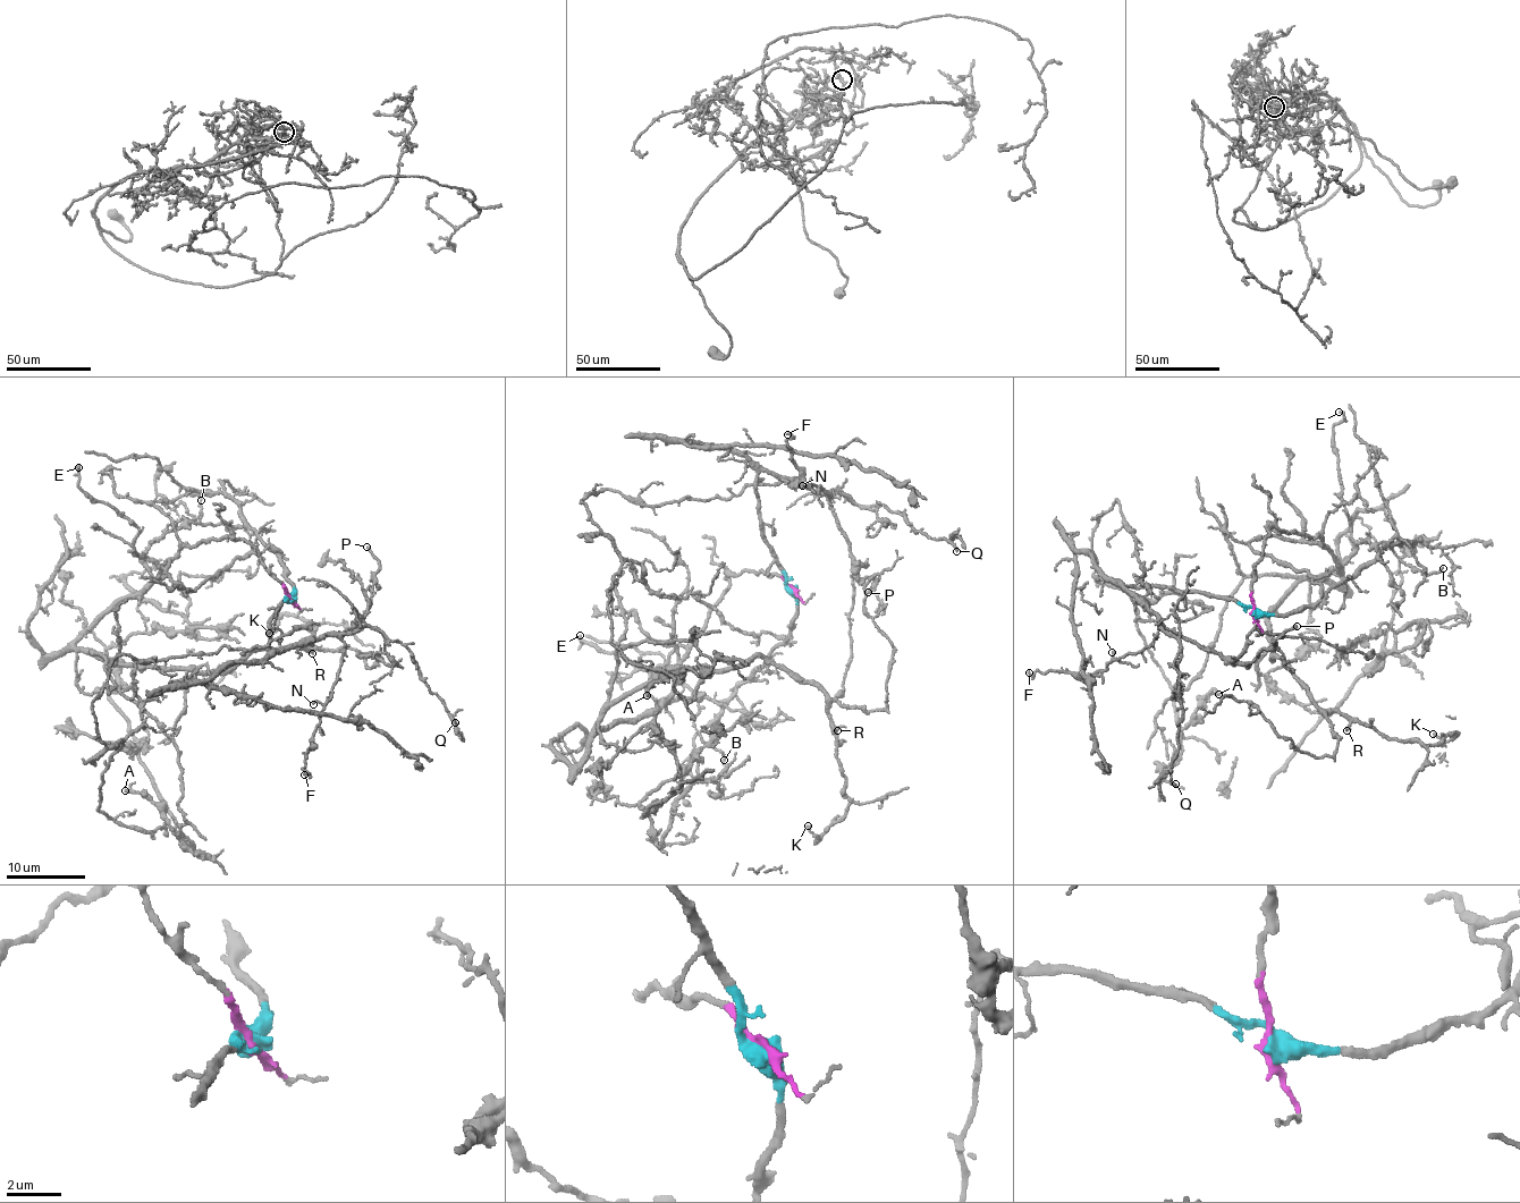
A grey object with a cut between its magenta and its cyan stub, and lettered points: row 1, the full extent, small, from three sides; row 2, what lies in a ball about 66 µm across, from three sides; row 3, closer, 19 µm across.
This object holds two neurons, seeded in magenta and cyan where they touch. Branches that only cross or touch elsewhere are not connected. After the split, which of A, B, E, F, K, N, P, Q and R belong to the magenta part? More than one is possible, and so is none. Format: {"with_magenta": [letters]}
{"with_magenta": ["A", "B", "E", "K", "R"]}

